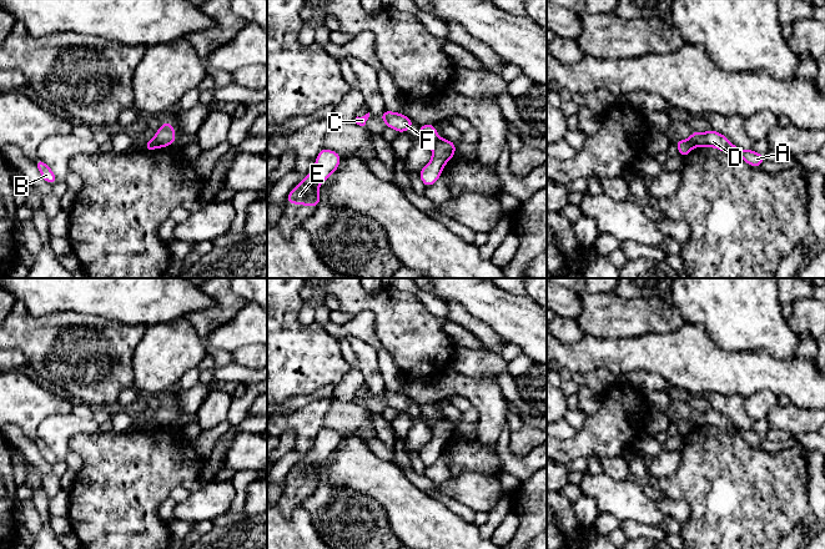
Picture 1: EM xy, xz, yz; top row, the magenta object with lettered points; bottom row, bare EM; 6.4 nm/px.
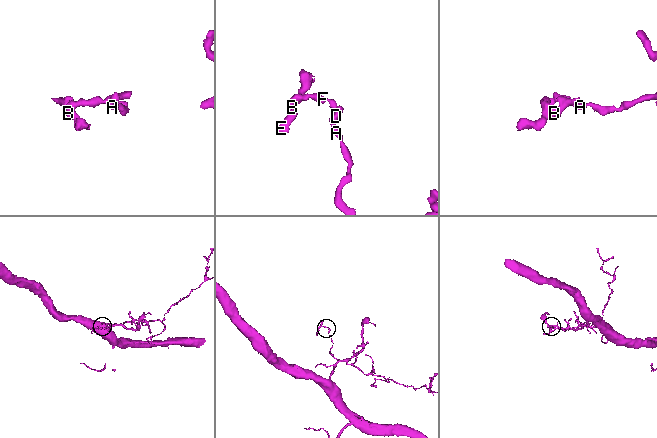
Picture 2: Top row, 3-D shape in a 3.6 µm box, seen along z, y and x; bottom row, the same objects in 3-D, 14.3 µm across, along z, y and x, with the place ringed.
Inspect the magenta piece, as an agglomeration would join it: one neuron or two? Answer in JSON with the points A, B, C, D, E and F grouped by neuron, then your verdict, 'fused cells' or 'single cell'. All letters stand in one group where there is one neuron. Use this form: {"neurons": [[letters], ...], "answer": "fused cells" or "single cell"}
{"neurons": [["A", "D"], ["B", "C", "E", "F"]], "answer": "fused cells"}

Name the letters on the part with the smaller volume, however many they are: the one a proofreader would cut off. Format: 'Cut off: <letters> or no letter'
Cut off: B, C, E, F

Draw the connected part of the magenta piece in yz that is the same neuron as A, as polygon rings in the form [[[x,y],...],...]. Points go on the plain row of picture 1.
[[[710,409],[704,413],[698,411],[691,411],[690,422],[693,423],[693,425],[696,427],[704,427],[704,425],[716,427],[726,433],[738,434],[751,447],[755,448],[765,440],[764,434],[760,434],[753,429],[739,429],[724,414],[714,409]]]

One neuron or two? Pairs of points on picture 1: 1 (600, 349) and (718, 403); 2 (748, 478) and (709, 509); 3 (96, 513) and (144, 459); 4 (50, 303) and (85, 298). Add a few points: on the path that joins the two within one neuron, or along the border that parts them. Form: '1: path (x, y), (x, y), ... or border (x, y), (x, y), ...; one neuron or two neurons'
1: border (704, 396), (712, 393), (735, 396); two neurons
2: path (738, 488), (719, 507); one neuron
3: path (110, 499), (119, 490), (121, 482), (131, 473); one neuron
4: path (59, 298), (76, 298); one neuron

